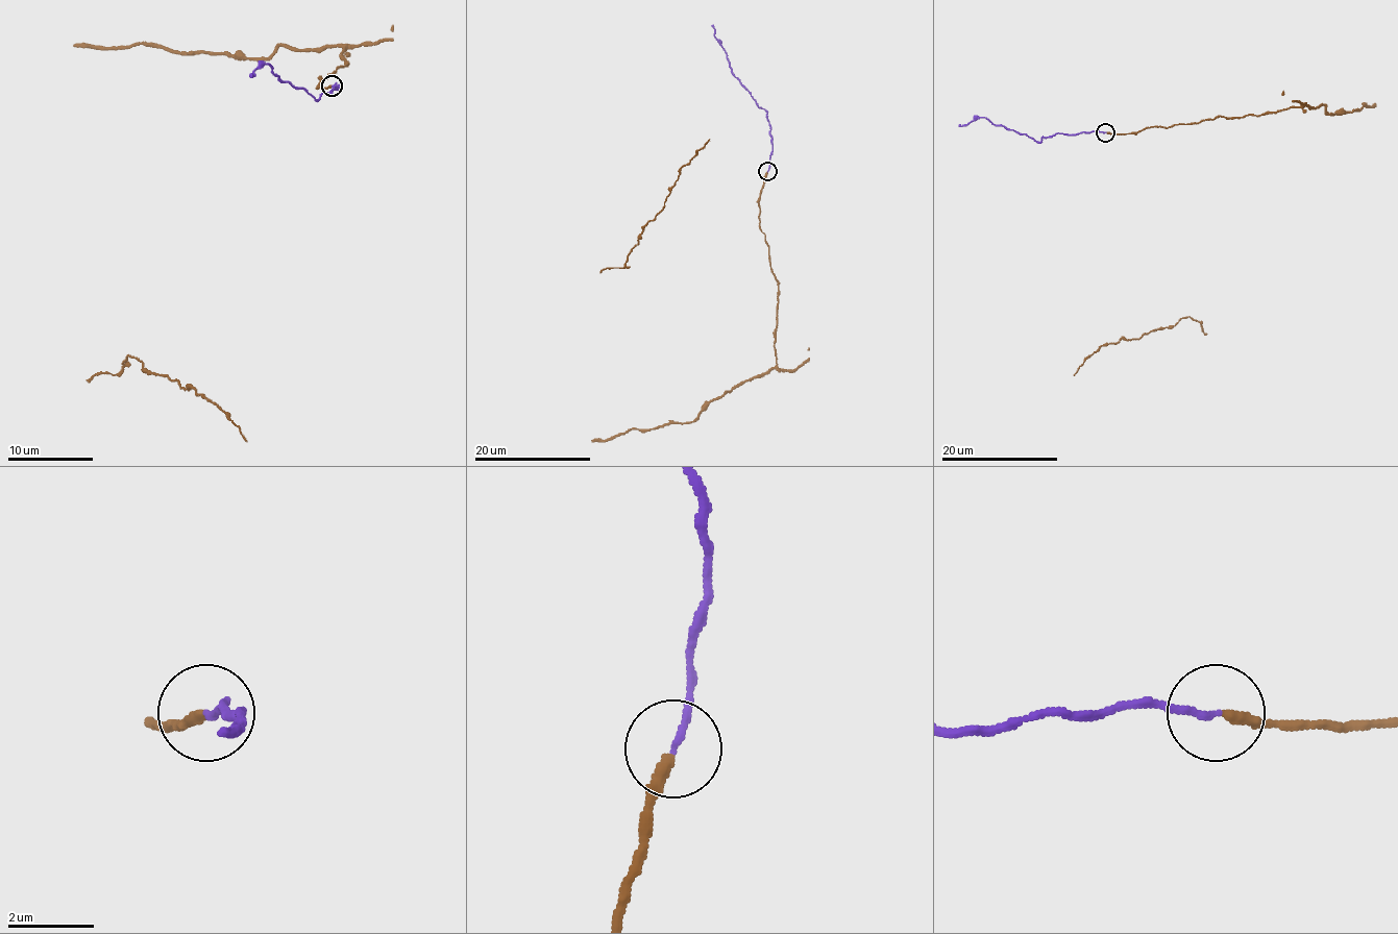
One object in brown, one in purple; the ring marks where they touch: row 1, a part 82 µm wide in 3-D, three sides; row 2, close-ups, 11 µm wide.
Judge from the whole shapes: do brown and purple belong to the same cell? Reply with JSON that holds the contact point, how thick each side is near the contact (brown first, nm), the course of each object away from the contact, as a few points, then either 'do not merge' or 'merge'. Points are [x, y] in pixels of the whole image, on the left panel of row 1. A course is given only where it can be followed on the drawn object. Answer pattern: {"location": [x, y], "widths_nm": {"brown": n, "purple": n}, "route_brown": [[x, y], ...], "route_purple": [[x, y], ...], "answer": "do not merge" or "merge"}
{"location": [332, 85], "widths_nm": {"brown": 240, "purple": 140}, "route_brown": [[333, 84], [321, 87], [319, 76], [347, 62], [343, 49], [278, 46], [268, 57], [227, 57], [74, 44]], "route_purple": [[333, 84], [339, 84], [317, 100], [276, 76], [268, 64], [262, 64], [249, 76]], "answer": "merge"}

